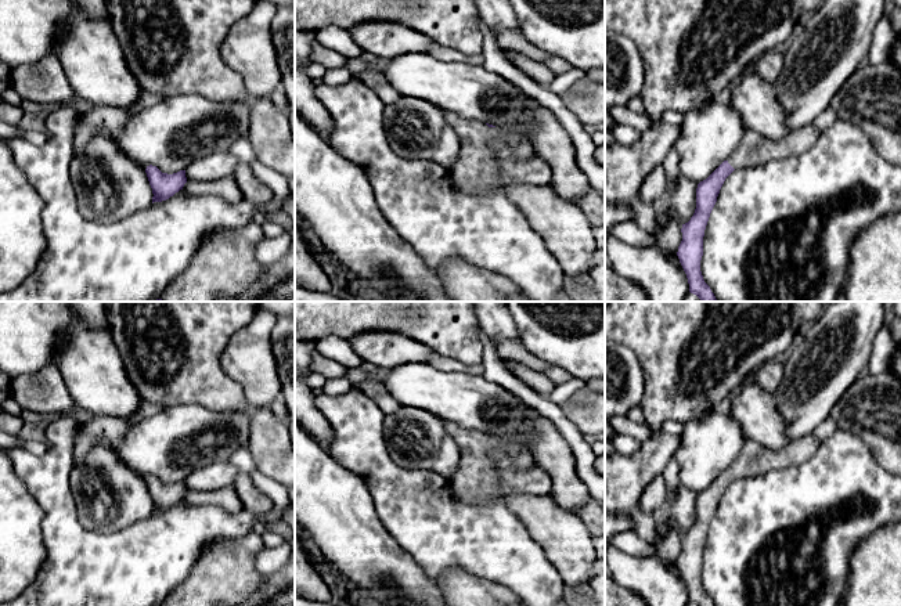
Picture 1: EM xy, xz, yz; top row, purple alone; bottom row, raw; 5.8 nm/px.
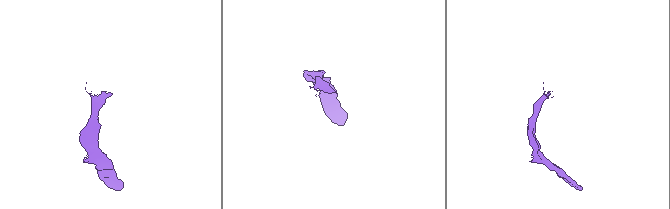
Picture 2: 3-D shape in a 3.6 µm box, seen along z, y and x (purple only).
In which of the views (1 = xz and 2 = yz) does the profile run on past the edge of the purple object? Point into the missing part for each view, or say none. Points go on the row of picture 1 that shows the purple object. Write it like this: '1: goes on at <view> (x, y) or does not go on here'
1: goes on at xz (472, 172)
2: goes on at yz (753, 150)

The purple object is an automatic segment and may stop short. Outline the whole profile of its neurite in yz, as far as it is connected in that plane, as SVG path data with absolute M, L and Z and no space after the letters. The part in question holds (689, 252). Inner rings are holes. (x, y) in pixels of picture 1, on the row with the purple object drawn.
M812 123L793 130L781 141L772 141L746 127L740 143L729 158L698 184L696 209L691 220L682 224L682 241L677 256L686 274L689 292L696 295L700 302L717 302L710 286L703 279L700 260L703 256L704 230L725 178L736 169L804 154L815 144L819 133Z

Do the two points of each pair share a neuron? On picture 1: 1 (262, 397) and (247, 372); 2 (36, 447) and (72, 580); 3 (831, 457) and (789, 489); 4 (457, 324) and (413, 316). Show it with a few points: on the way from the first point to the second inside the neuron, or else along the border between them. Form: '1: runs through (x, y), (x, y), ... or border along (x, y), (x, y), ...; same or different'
1: runs through (260, 392), (260, 386), (252, 378); same
2: border along (49, 446), (40, 455), (33, 455), (14, 447); different
3: runs through (821, 466), (799, 489); same
4: runs through (446, 321), (440, 316), (424, 316); same

